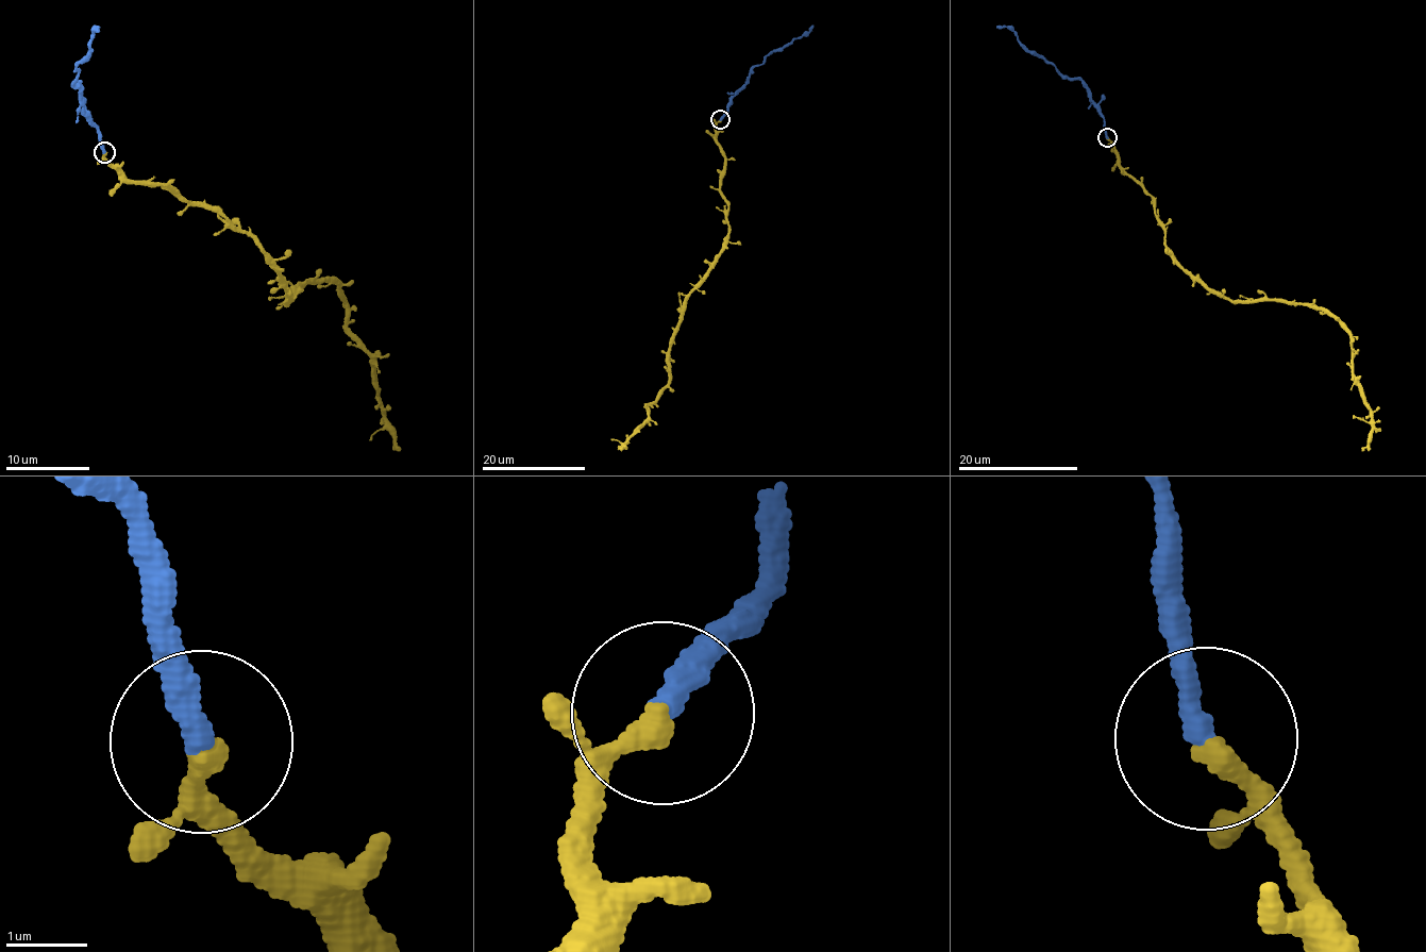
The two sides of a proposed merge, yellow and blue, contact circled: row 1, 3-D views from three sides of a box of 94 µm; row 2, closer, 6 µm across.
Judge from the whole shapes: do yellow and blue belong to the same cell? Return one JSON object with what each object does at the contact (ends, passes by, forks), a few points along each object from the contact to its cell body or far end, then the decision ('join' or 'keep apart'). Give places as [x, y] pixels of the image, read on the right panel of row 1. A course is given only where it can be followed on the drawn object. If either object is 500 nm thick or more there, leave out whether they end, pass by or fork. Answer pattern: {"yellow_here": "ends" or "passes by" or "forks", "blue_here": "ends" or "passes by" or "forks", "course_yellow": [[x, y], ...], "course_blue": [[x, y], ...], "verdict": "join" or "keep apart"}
{"yellow_here": "passes by", "blue_here": "ends", "course_yellow": [[1107, 138], [1153, 198], [1166, 246], [1204, 284], [1232, 300], [1328, 312], [1352, 339], [1370, 416], [1361, 450]], "course_blue": [[1107, 138], [1105, 121], [1085, 84], [1062, 74], [1020, 43], [1017, 34], [1005, 26], [996, 28]], "verdict": "join"}

